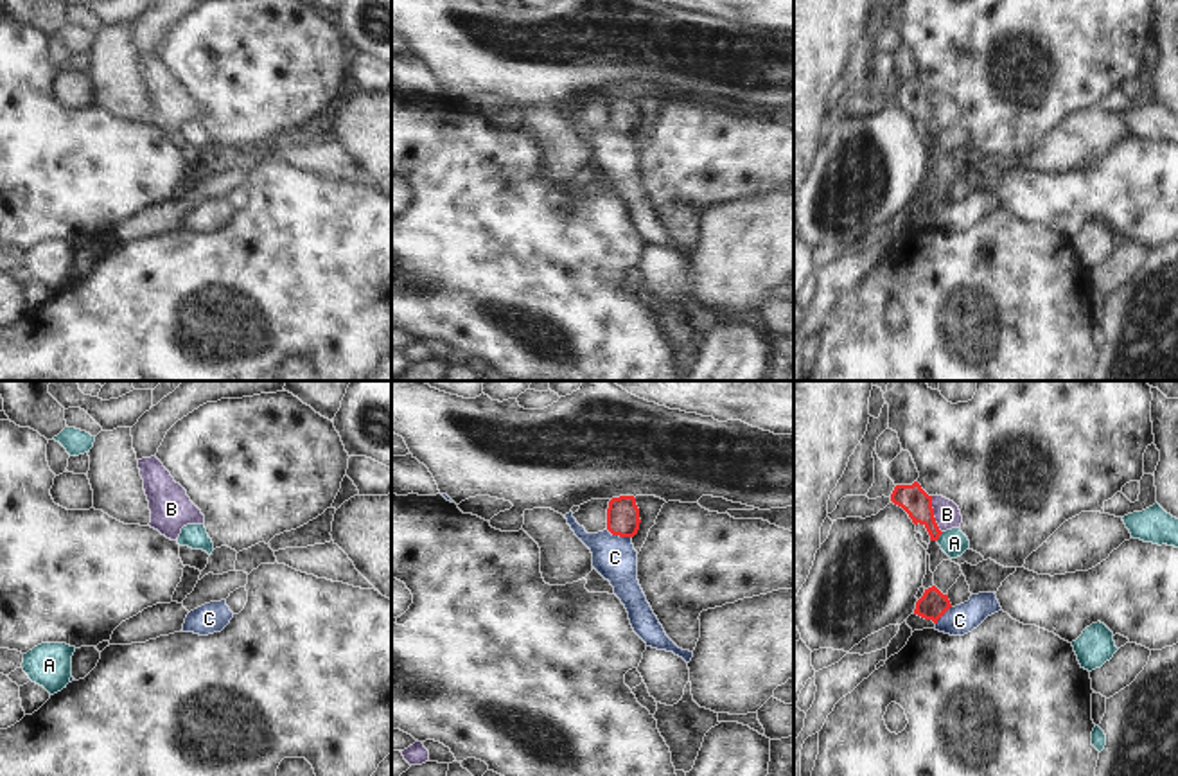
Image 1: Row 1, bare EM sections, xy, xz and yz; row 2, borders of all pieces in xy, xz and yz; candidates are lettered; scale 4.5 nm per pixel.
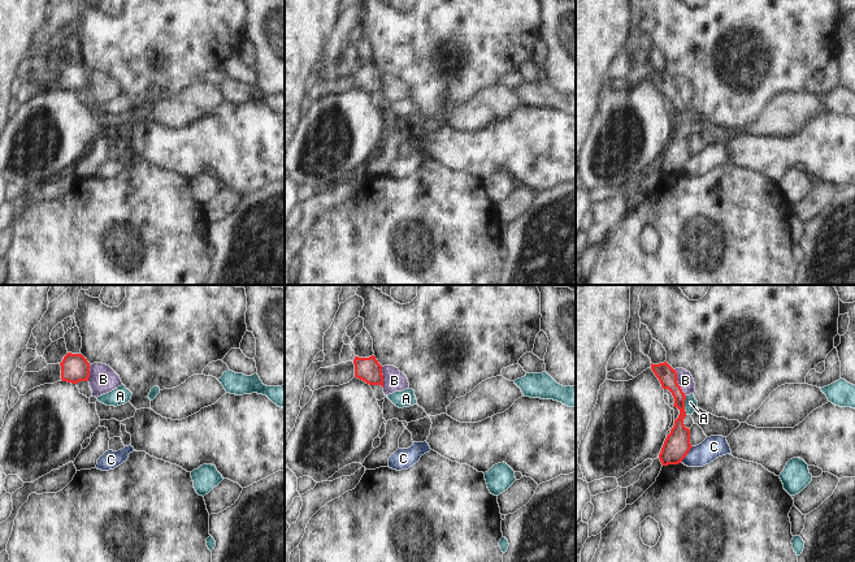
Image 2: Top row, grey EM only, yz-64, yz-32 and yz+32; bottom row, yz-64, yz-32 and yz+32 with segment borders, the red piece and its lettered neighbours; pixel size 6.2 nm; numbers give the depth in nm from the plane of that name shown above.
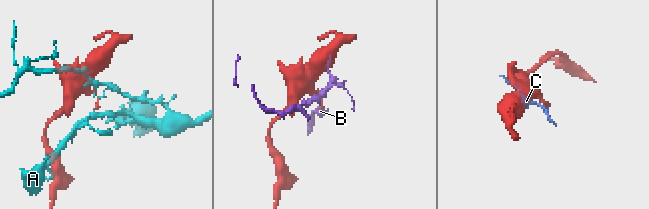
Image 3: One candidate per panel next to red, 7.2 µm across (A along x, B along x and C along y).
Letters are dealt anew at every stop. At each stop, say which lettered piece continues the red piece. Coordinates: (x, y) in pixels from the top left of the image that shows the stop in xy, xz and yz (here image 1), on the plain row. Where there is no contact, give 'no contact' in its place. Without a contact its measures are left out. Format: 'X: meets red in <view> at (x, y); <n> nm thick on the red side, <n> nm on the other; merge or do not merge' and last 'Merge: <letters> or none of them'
A: meets red in yz at (940, 132); 120 nm thick on the red side, 120 nm on the other; do not merge
B: meets red in yz at (932, 112); 120 nm thick on the red side, 120 nm on the other; do not merge
C: meets red in xz at (620, 133); 140 nm thick on the red side, 190 nm on the other; do not merge
Merge: none of them

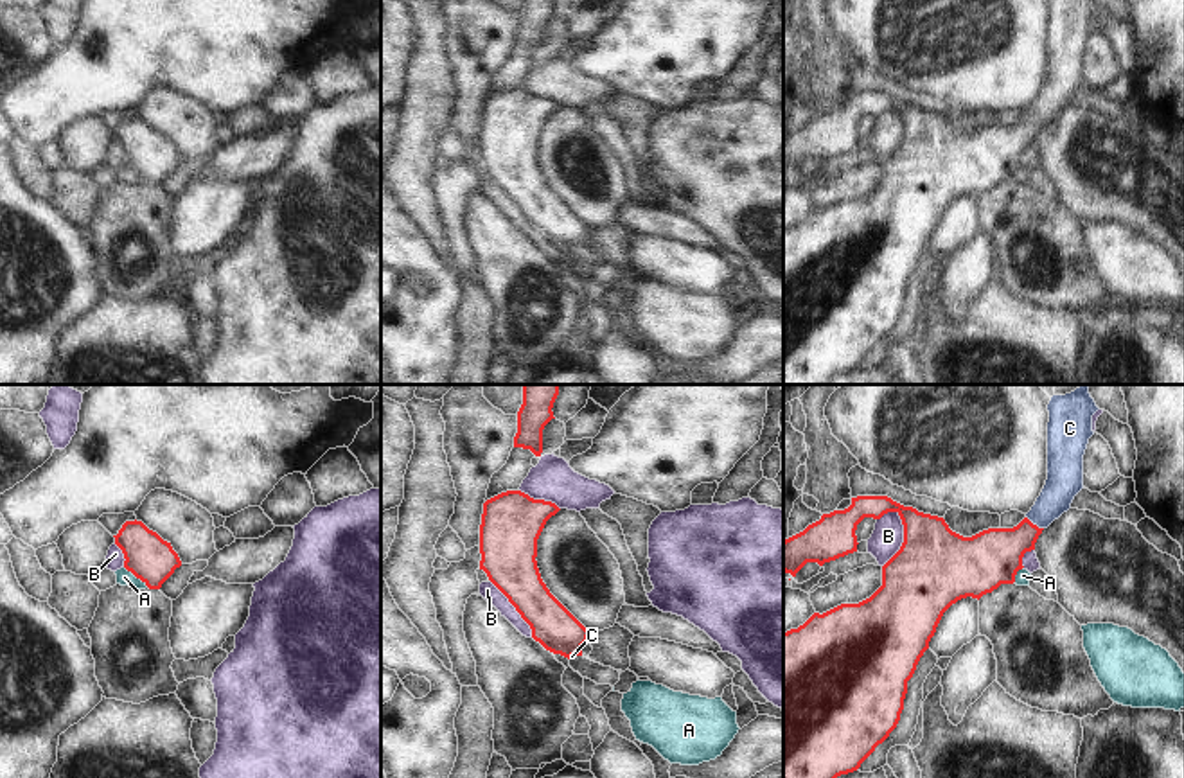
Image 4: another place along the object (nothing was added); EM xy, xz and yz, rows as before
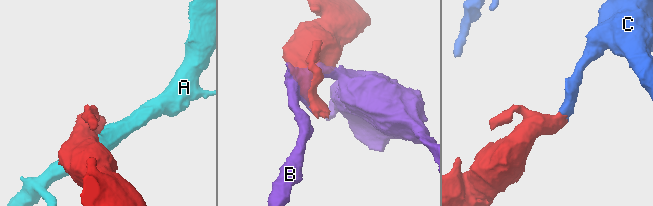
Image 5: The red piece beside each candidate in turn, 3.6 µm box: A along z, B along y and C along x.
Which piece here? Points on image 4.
A: meets red in xy at (137, 175); 200 nm thick on the red side, 70 nm on the other; do not merge
B: meets red in yz at (904, 137); 360 nm thick on the red side, 140 nm on the other; do not merge
C: meets red in yz at (1035, 123); 260 nm thick on the red side, 160 nm on the other; merge
Merge: C

